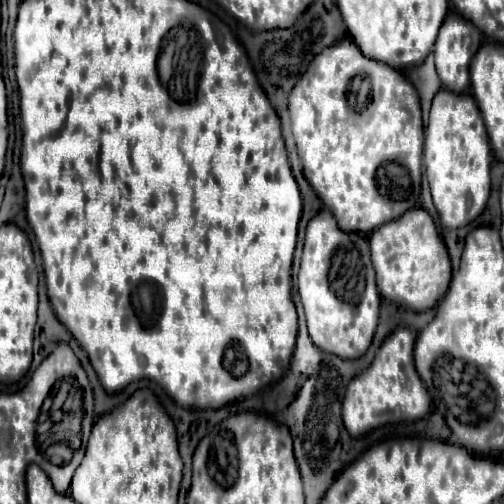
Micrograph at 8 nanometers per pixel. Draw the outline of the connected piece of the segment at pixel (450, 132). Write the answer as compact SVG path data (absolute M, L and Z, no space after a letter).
M440 90L432 102L426 128L424 164L432 202L444 228L462 228L484 212L490 196L490 162L490 140L474 98Z

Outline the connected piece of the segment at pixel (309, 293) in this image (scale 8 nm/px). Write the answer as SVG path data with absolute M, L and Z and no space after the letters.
M328 210L314 216L306 228L298 290L312 342L320 350L332 352L342 360L362 358L372 344L380 308L380 294L374 282L368 240L360 234L342 232Z

